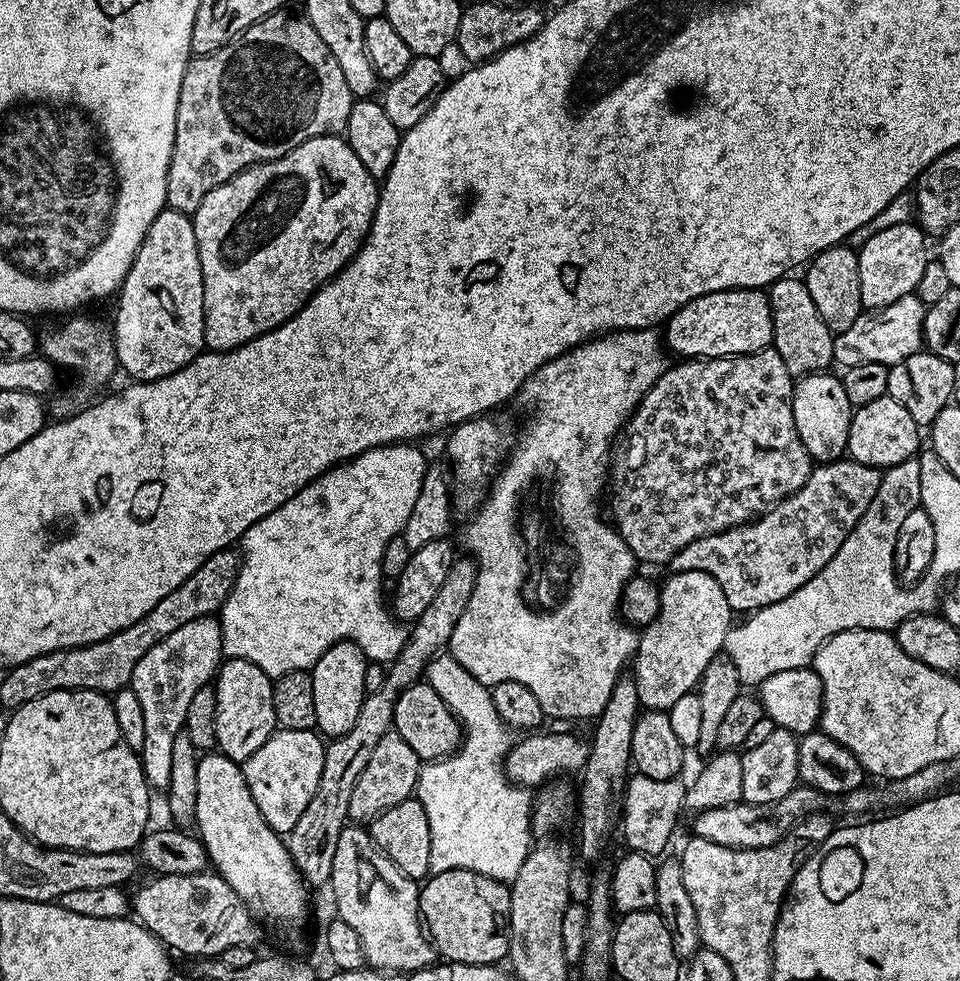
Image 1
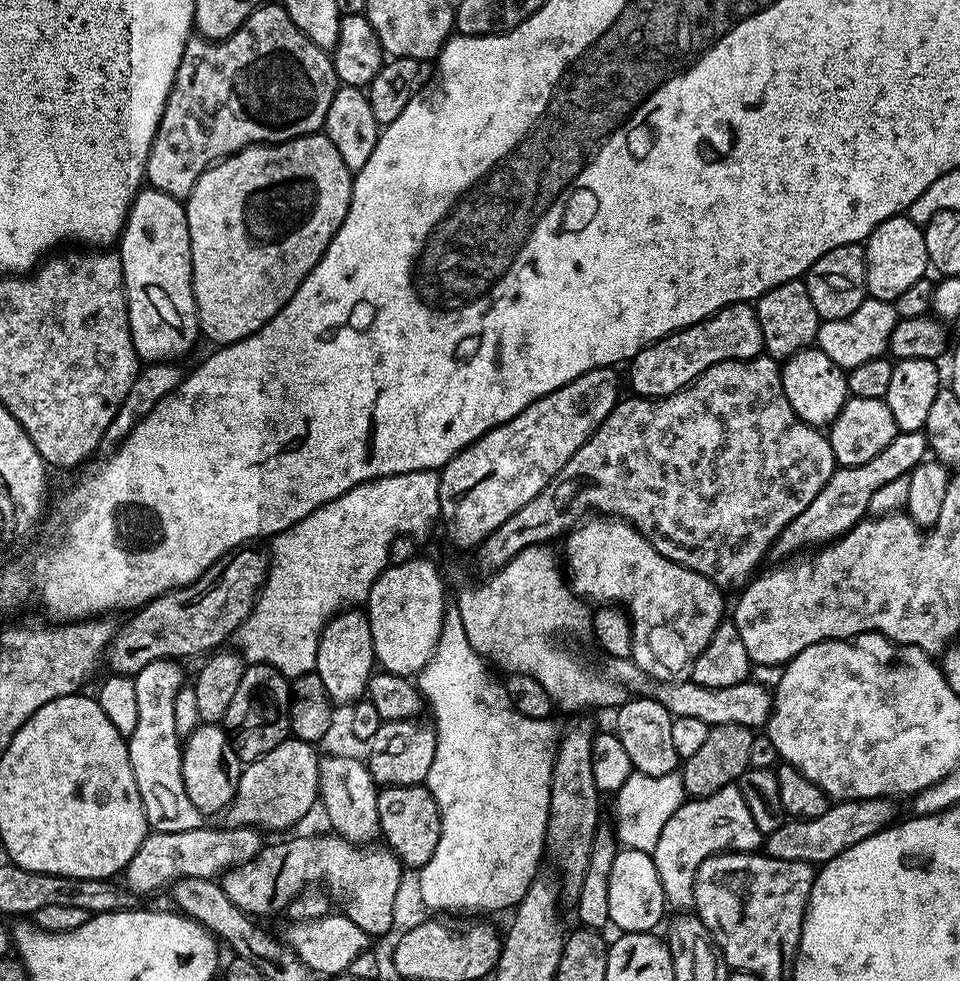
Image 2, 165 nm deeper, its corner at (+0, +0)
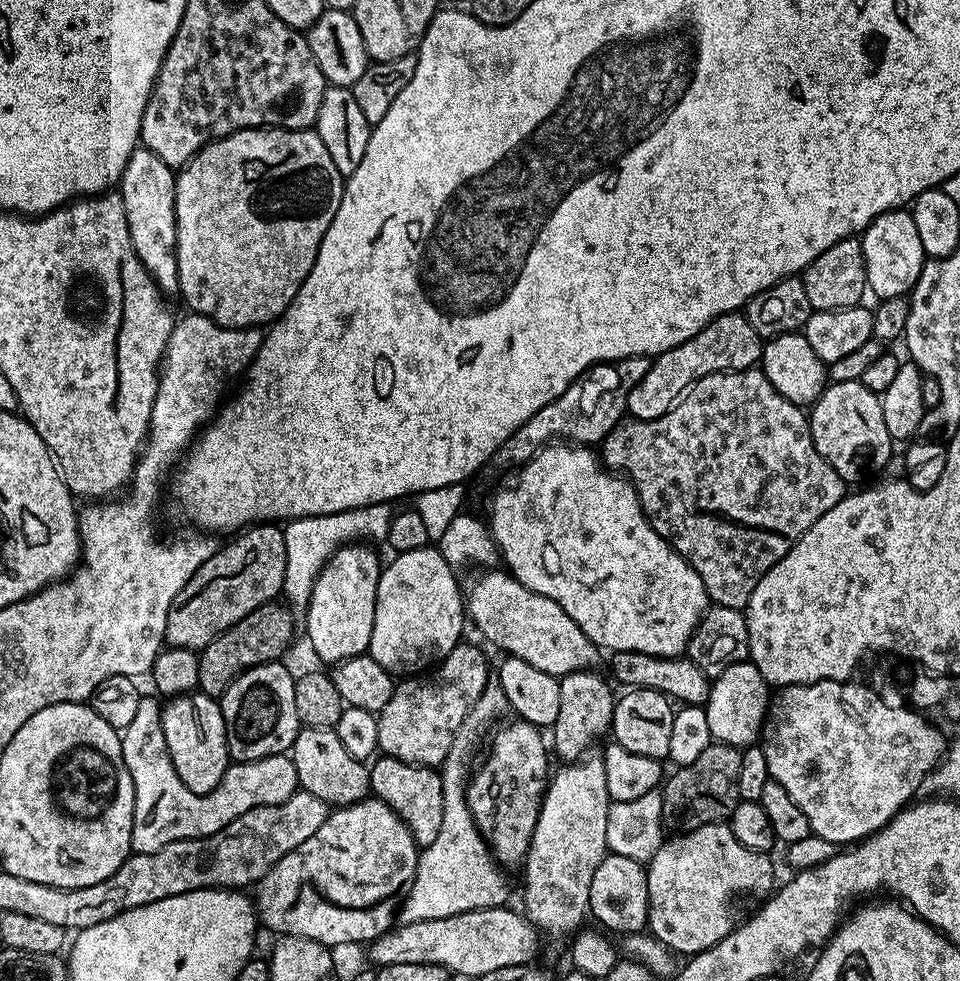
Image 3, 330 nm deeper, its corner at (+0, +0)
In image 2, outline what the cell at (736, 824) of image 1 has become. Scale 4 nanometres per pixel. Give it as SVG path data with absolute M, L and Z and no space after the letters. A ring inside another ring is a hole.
M874 798L873 800L843 800L833 803L826 814L810 820L789 819L778 830L767 837L766 852L774 860L806 862L813 866L822 866L832 860L842 850L850 850L858 842L878 834L897 819L896 808L891 799ZM896 816L896 817L895 817Z

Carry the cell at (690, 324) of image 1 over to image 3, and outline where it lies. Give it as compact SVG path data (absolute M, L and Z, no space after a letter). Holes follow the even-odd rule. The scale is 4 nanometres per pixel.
M739 311L725 312L724 315L719 316L717 320L706 325L701 332L694 334L694 338L690 338L686 342L682 342L678 346L666 350L649 363L646 374L636 383L634 390L630 390L627 415L633 420L662 418L662 414L666 414L671 410L673 404L675 404L697 380L706 378L715 372L741 372L744 368L753 367L753 365L761 359L761 356L762 338L756 333L754 326L750 326L747 315L741 314Z

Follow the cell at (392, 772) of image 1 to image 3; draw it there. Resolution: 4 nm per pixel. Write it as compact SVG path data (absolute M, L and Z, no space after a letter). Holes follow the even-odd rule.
M461 642L456 648L423 674L412 674L396 685L390 702L378 713L377 749L385 756L393 756L407 764L421 764L424 768L443 765L456 732L468 717L468 711L478 702L490 679L488 660L480 648Z

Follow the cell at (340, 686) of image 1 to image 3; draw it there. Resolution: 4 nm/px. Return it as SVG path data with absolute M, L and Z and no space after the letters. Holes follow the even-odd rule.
M364 542L345 544L324 564L302 616L312 652L328 666L365 655L374 629L375 594L382 569L375 547Z

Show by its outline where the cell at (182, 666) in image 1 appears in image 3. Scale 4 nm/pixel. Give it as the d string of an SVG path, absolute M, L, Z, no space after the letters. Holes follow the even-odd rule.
M142 698L130 726L122 729L122 758L134 782L134 822L132 823L132 852L154 854L170 842L197 840L221 832L234 818L262 806L286 802L298 791L298 774L291 755L267 756L261 760L229 763L222 782L205 796L194 794L178 778L174 762L162 734L162 704L159 699Z

